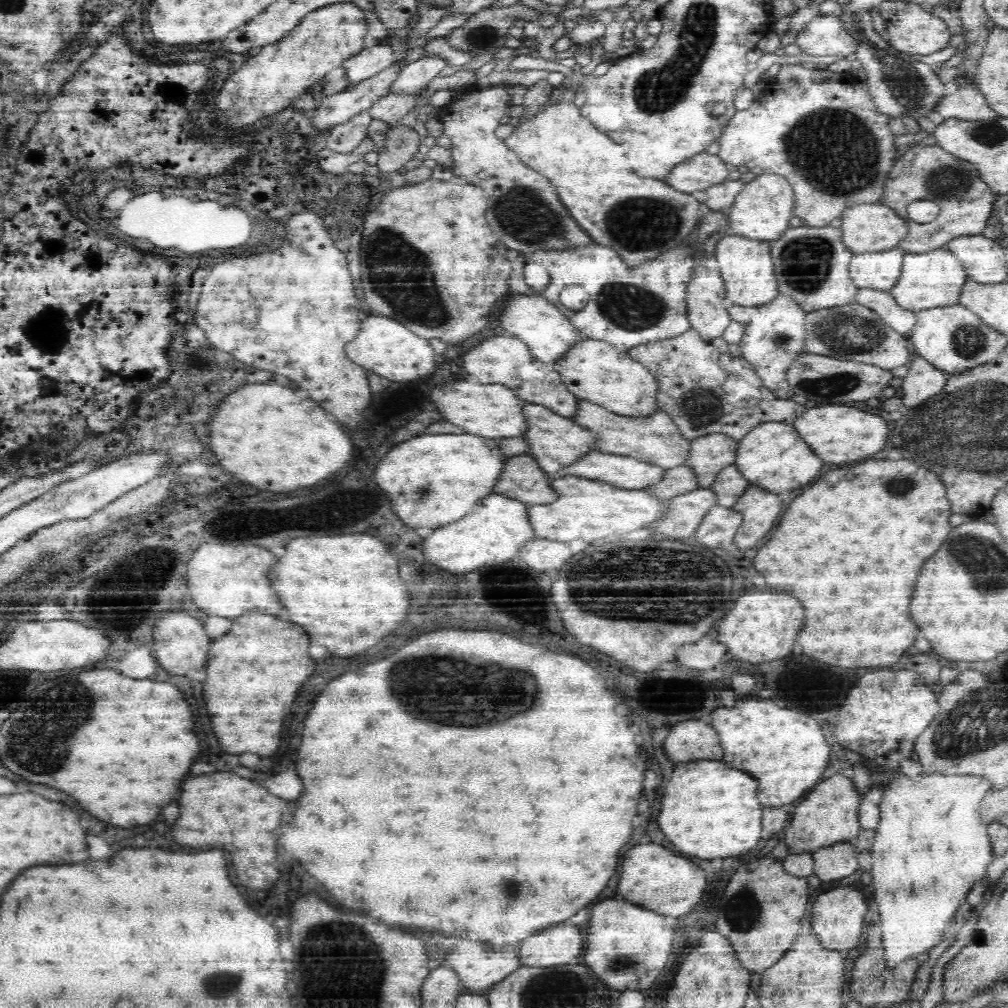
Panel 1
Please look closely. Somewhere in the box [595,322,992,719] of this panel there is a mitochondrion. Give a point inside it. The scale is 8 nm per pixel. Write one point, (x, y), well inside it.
(834, 385)

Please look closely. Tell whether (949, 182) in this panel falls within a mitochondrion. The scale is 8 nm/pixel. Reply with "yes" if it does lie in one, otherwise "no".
yes

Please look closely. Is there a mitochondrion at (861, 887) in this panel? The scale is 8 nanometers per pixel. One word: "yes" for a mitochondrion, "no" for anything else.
no

